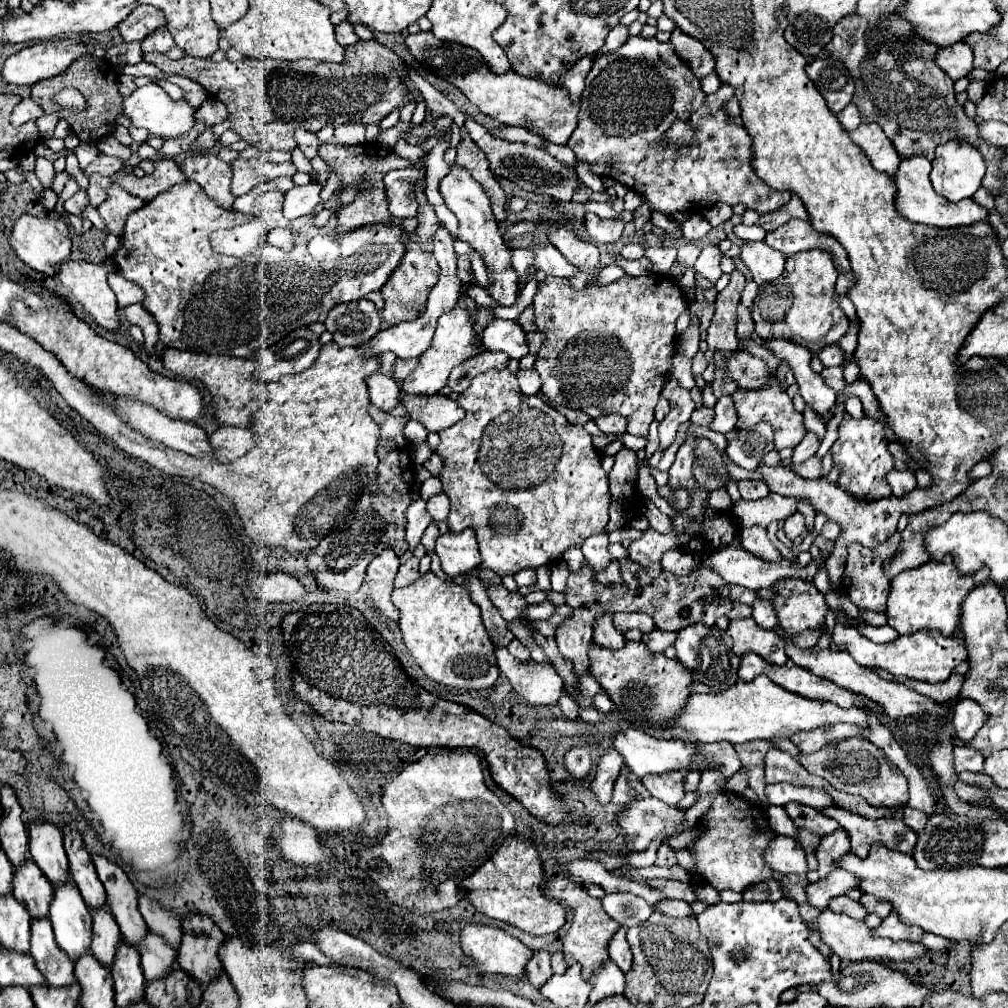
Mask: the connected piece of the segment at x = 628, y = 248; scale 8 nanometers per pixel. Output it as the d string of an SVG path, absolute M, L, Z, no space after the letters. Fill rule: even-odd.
M630 242L630 244L626 244L626 246L620 250L620 254L622 254L622 258L626 258L626 260L638 260L638 258L644 256L644 248L642 248L640 244L636 244L636 242Z

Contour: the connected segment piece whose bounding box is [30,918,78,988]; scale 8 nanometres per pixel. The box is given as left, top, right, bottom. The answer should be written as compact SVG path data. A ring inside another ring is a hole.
M44 918L44 922L32 922L30 932L32 932L30 954L36 962L36 968L46 978L48 986L64 988L64 986L76 984L78 980L74 976L74 964L68 962L64 954L60 954L60 948L54 942L52 924L48 922L48 918Z

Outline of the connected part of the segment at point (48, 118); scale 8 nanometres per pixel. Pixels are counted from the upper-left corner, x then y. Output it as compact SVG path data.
M50 112L50 114L44 114L42 118L38 118L38 120L36 120L36 126L38 126L40 134L42 134L42 136L52 136L58 118L60 118L58 112Z

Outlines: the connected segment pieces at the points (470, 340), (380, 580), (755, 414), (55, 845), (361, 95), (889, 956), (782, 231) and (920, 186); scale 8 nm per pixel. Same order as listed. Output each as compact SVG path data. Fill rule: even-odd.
M462 292L456 306L438 318L438 328L436 328L432 346L420 356L420 366L402 382L402 392L438 394L438 390L446 386L446 380L456 366L460 366L464 360L474 358L482 352L482 348L478 346L478 334L474 334L476 310L478 310L476 302Z
M386 548L368 564L366 570L366 584L370 586L370 596L378 606L378 610L390 620L398 620L400 614L396 606L390 602L398 566L400 566L400 558L390 548Z
M772 382L772 386L768 386L768 390L760 390L760 392L752 392L752 390L736 390L732 394L734 398L734 406L738 412L738 428L748 428L754 426L758 422L770 422L770 426L774 428L774 442L776 442L776 450L780 448L796 448L804 436L806 436L806 428L802 424L802 414L794 410L792 406L792 398L780 388L780 382Z
M30 826L28 852L54 888L70 882L70 866L62 846L62 832L56 826Z
M360 40L358 44L348 46L346 60L342 64L316 62L316 60L280 62L280 60L256 60L256 58L244 58L238 62L230 62L230 60L212 62L210 58L194 58L194 56L170 60L168 56L158 52L144 54L142 60L158 66L164 74L178 74L198 82L210 96L226 104L230 112L230 120L234 122L232 130L238 132L242 140L246 140L248 144L254 144L258 140L270 144L276 150L292 150L296 146L292 138L296 128L318 132L326 124L346 124L346 122L376 124L382 118L386 118L392 110L402 108L408 100L414 100L414 96L402 84L402 76L406 74L402 58L398 58L390 48L386 48L376 40L368 40L368 42Z
M822 910L820 918L814 924L808 924L810 928L818 928L822 940L832 948L834 954L838 954L842 960L850 960L850 962L862 962L862 960L870 960L870 962L890 962L890 964L900 964L900 962L912 962L922 958L928 948L922 946L920 942L894 942L890 938L878 938L872 936L872 928L868 928L864 922L854 920L850 916L844 914L836 914L832 910Z
M790 220L788 224L768 232L764 240L768 240L768 244L772 248L780 250L786 256L792 256L792 254L804 252L804 250L814 250L814 248L830 252L834 258L834 264L838 266L838 272L840 272L840 276L836 280L836 292L846 294L848 288L852 286L852 270L850 270L846 250L840 246L840 242L836 238L816 232L808 220Z
M912 156L912 158L904 158L894 174L894 184L896 184L896 210L908 218L910 222L920 222L920 224L930 224L930 226L938 226L938 228L956 228L956 226L968 226L972 222L986 222L986 214L988 210L978 206L972 200L964 200L964 202L944 202L944 198L940 198L930 184L930 160L924 156Z

